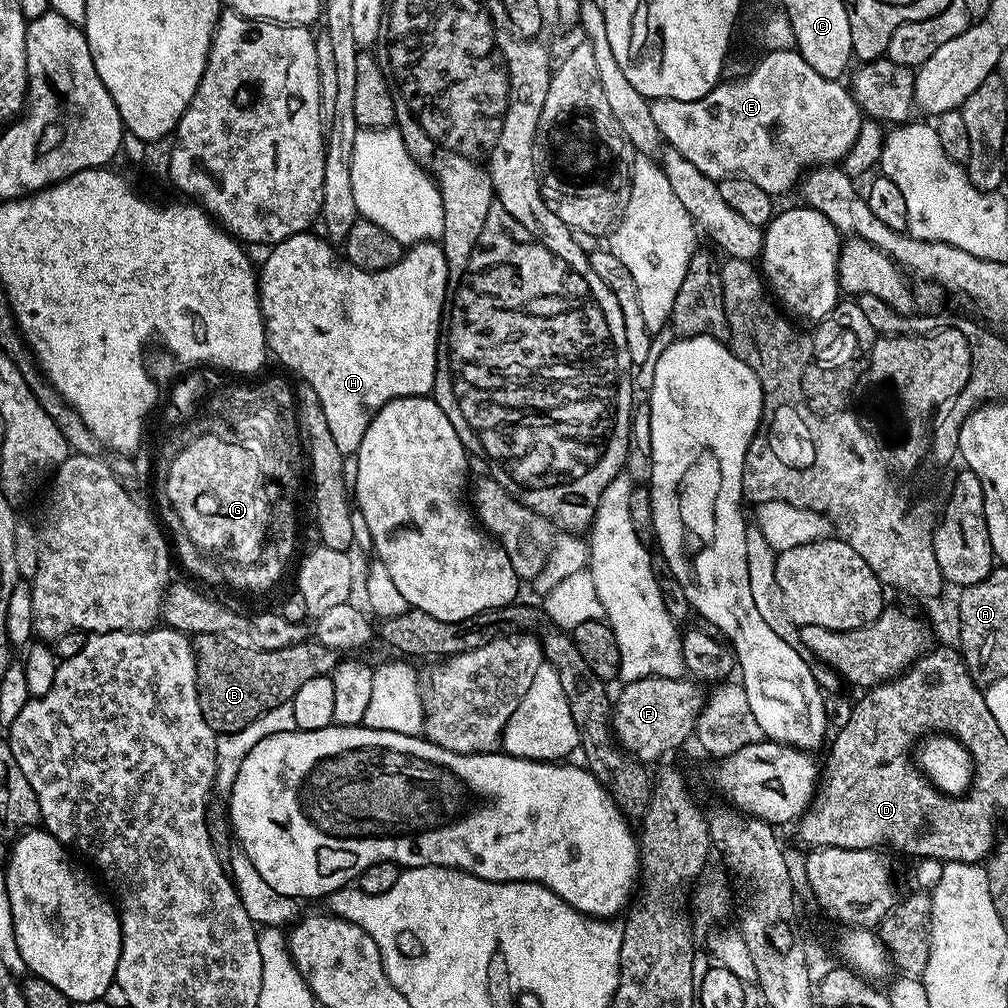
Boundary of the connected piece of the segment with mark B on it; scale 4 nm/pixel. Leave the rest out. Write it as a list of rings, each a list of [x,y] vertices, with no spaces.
[[[202,634],[192,640],[192,649],[196,652],[198,706],[217,734],[242,730],[279,704],[291,702],[310,678],[329,675],[338,663],[337,653],[319,642],[255,652],[253,648],[234,648],[214,634]]]

